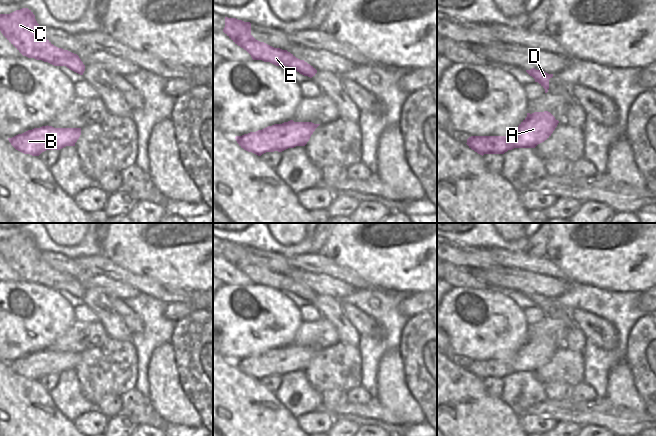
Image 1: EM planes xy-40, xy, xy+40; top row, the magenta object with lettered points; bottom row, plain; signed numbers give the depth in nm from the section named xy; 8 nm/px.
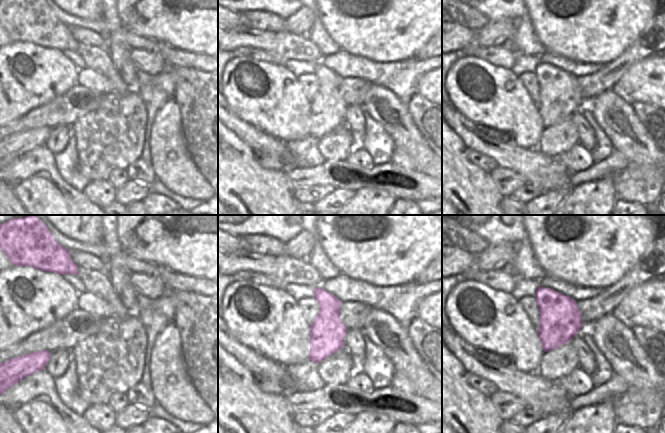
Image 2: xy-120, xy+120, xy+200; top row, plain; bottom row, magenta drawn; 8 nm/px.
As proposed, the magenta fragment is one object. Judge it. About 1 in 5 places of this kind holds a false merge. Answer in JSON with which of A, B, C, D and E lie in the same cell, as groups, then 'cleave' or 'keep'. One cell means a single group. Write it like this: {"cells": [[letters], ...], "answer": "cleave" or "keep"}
{"cells": [["A", "B", "C", "D", "E"]], "answer": "keep"}

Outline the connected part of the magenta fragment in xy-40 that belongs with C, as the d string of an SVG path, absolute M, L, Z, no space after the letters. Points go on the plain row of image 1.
M28 232L0 238L0 255L23 279L54 290L66 290L83 299L85 289L77 278L54 270L42 257L35 239Z

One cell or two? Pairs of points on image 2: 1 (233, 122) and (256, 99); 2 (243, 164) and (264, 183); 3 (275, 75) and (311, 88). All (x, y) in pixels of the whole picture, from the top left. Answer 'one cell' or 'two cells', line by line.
1: two cells
2: one cell
3: two cells

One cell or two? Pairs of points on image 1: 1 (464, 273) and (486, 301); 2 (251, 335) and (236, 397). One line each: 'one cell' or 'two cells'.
1: two cells
2: two cells

